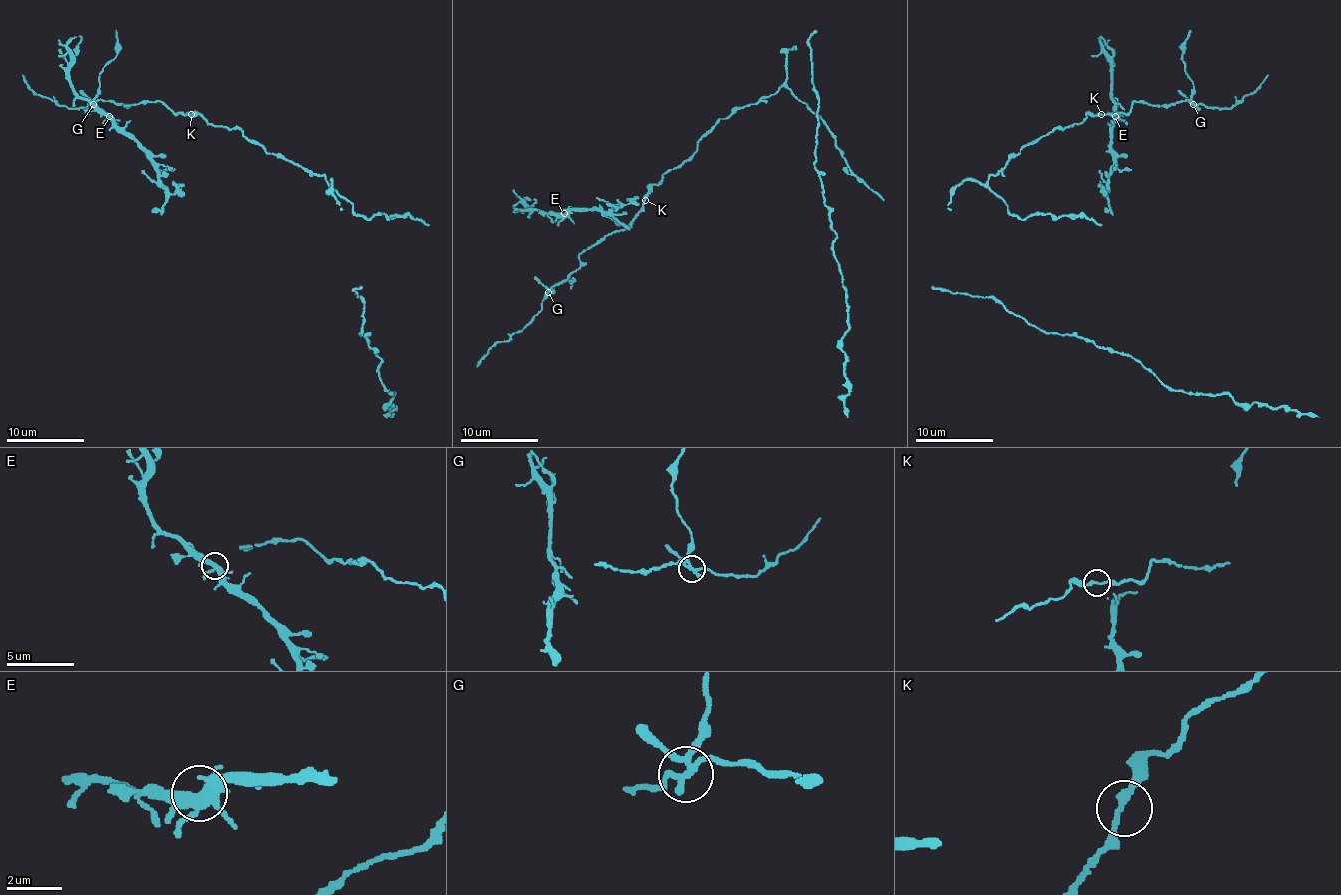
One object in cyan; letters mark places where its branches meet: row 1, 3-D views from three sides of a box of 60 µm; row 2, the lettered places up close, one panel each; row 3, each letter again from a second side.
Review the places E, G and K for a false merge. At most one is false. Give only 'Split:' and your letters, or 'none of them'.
Split: G

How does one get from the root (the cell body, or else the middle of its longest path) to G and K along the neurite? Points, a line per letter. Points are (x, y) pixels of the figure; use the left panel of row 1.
G: (335, 200), (331, 180), (269, 153), (238, 128), (172, 112), (158, 100), (94, 104)
K: (335, 200), (331, 180), (329, 184), (321, 174), (269, 153), (238, 128), (212, 126), (191, 114)

